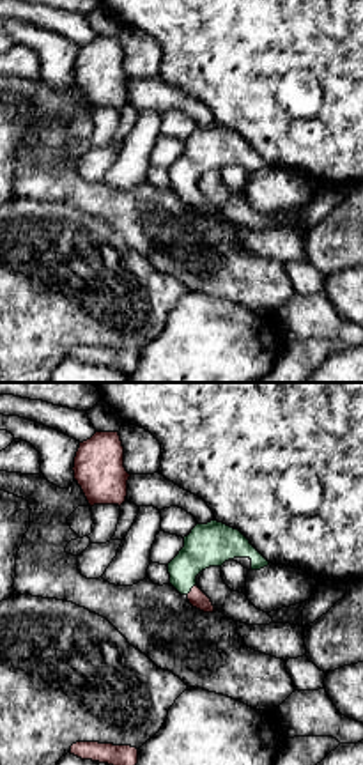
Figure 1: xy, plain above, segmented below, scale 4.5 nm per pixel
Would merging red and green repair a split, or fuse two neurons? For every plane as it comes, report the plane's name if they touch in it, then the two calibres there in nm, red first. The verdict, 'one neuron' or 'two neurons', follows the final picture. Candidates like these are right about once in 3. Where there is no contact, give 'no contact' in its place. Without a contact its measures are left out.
contact in xy; calibres 80 and 200 nm

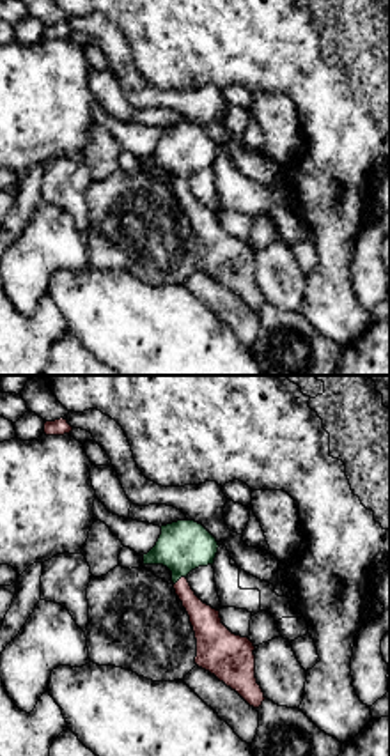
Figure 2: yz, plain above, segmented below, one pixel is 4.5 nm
contact in yz; calibres 140 and 240 nm

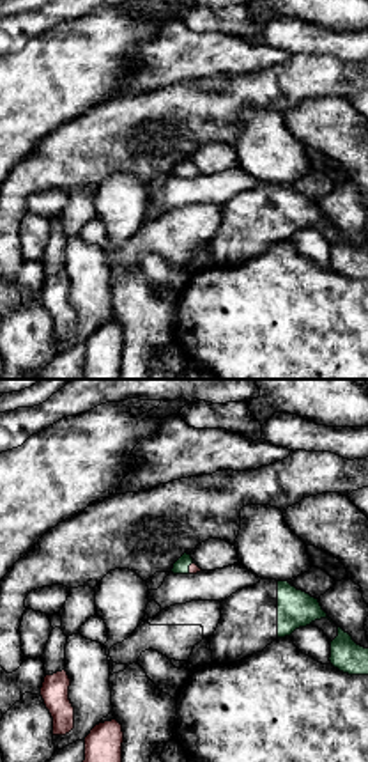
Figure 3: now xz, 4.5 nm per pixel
contact in xz; calibres 50 and 70 nm

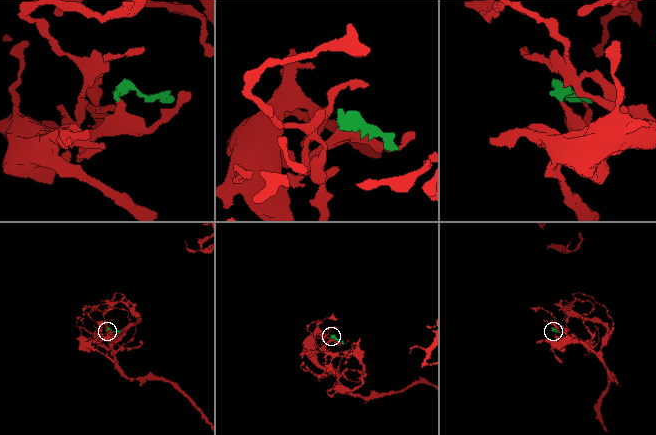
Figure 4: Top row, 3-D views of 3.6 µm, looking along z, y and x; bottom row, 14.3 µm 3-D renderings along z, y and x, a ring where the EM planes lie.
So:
one neuron

